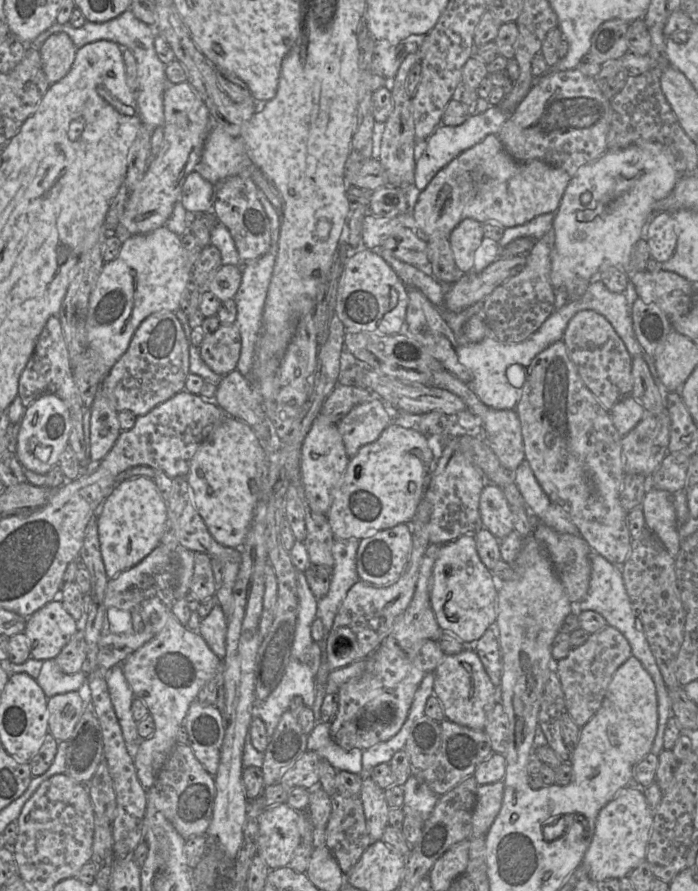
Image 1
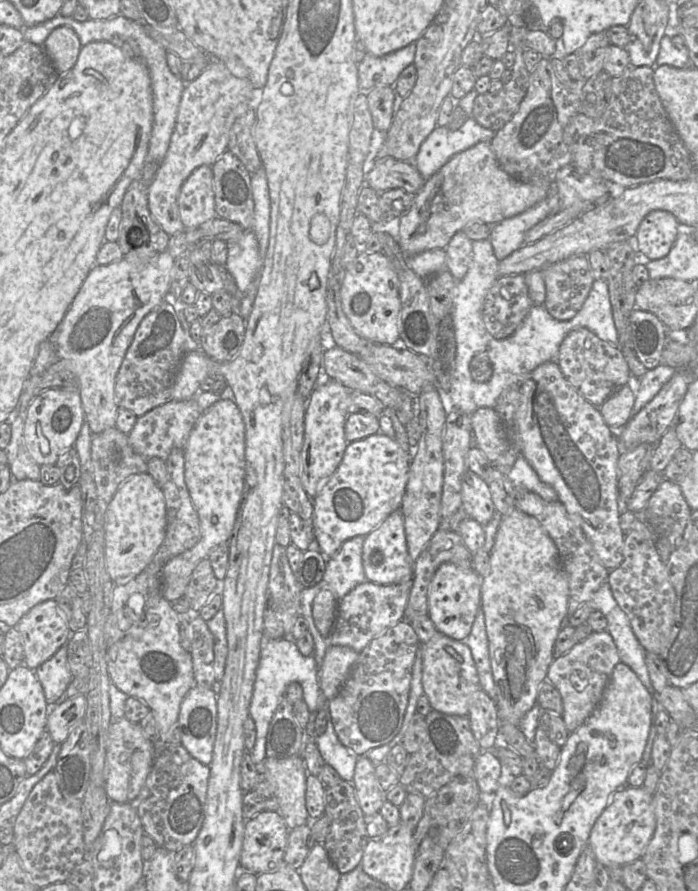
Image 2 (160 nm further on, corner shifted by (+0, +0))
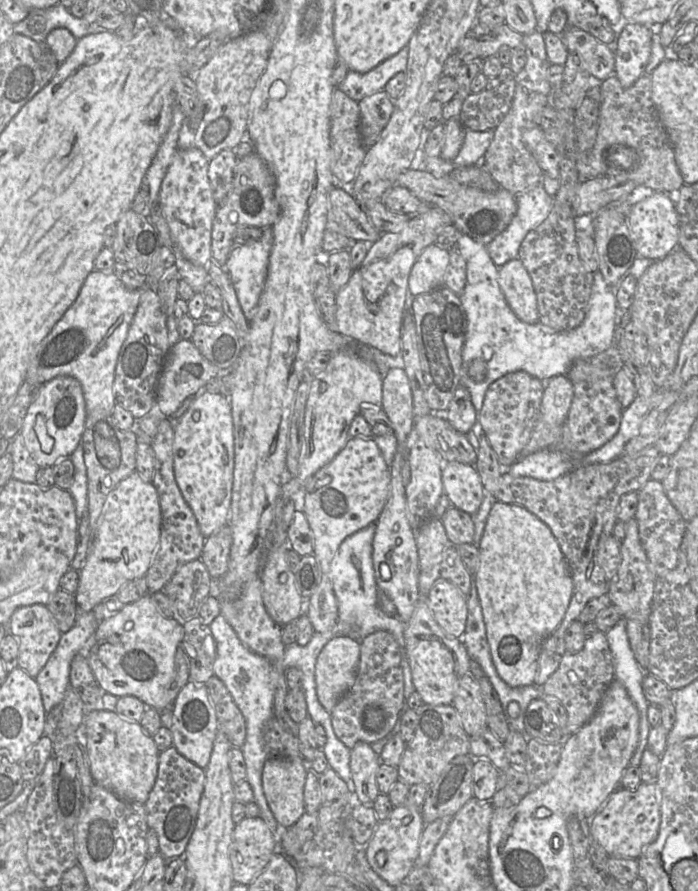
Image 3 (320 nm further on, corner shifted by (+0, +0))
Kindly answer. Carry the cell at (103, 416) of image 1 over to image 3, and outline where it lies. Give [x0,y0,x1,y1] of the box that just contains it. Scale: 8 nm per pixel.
[25,269,141,415]

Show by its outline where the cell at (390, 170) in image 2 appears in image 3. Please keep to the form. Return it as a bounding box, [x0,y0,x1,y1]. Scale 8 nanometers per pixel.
[395,168,517,246]

